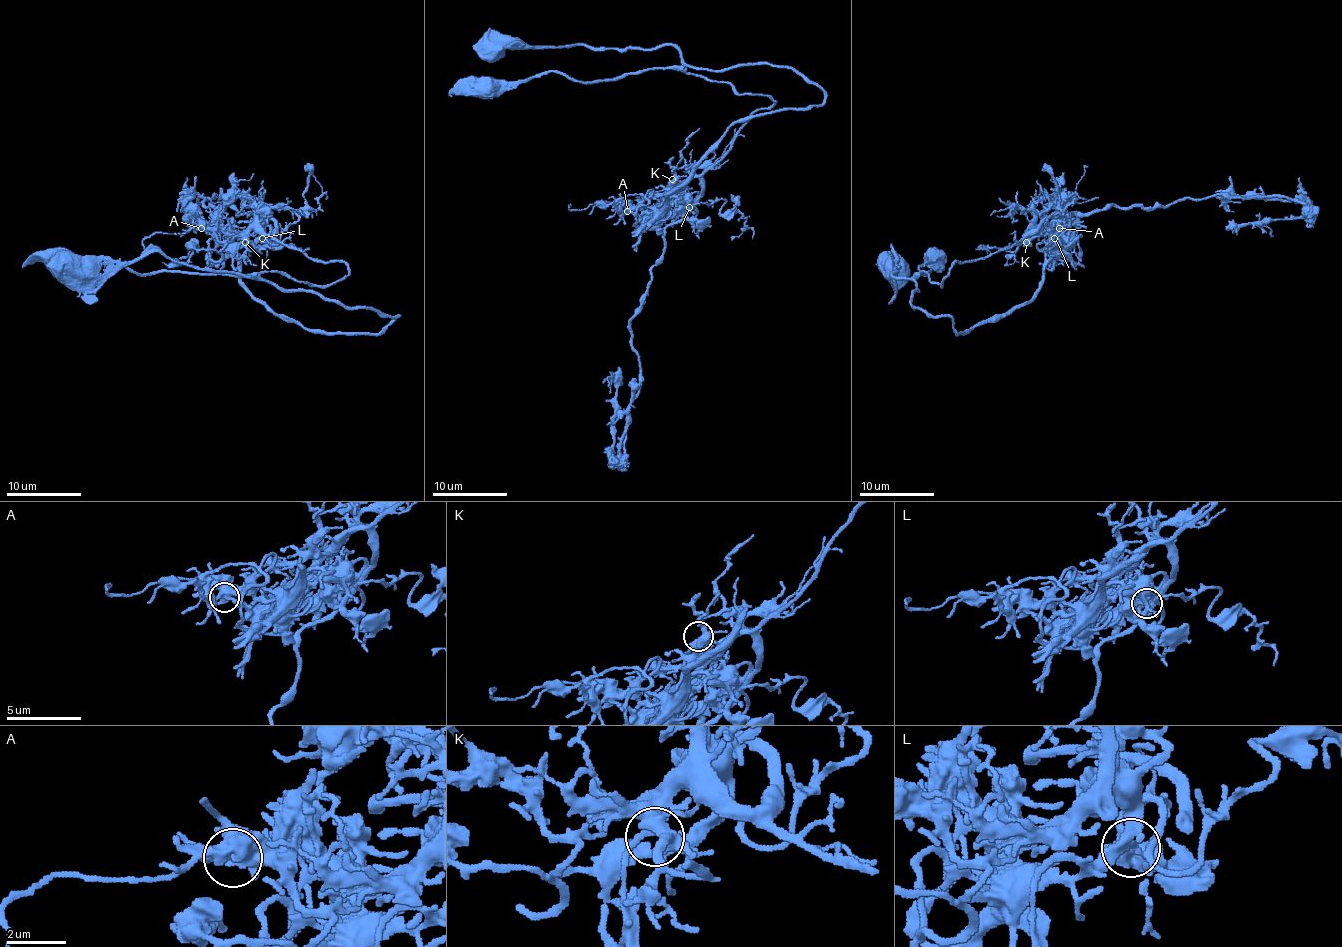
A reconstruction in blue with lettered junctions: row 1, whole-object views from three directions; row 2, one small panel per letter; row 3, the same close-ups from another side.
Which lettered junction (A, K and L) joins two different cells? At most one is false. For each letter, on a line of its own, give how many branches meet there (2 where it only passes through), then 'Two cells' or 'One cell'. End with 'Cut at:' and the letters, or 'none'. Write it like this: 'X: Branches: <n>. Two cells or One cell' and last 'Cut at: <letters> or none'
A: Branches: 4. Two cells
K: Branches: 4. One cell
L: Branches: 4. One cell
Cut at: A

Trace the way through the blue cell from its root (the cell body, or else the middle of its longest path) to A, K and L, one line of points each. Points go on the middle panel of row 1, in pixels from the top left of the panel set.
A: (493, 47), (672, 45), (691, 73), (775, 102), (758, 109), (732, 147), (679, 190), (647, 194), (627, 211)
K: (493, 47), (672, 45), (691, 73), (775, 102), (758, 109), (732, 147), (700, 175), (683, 182), (672, 179)
L: (493, 47), (672, 45), (691, 73), (769, 96), (775, 102), (751, 117), (732, 147), (683, 186), (689, 207)

